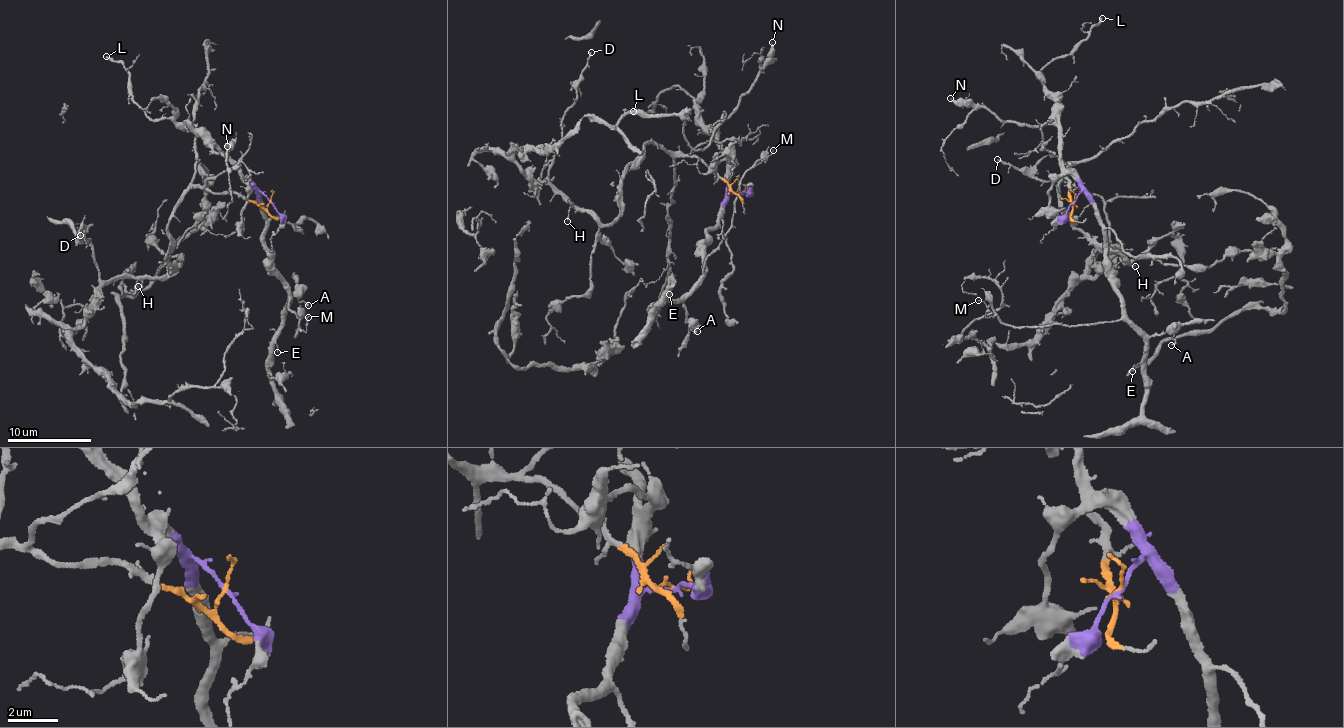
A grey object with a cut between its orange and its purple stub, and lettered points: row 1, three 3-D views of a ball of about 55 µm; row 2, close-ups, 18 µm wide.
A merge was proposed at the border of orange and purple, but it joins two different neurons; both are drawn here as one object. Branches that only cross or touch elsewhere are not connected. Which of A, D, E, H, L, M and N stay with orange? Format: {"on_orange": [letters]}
{"on_orange": ["D", "H"]}

